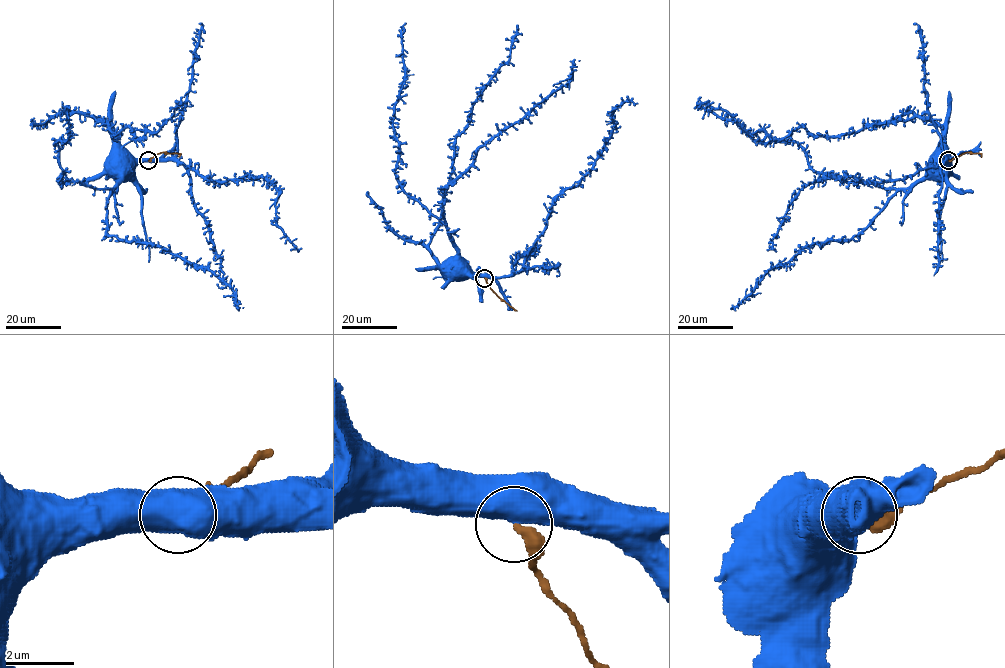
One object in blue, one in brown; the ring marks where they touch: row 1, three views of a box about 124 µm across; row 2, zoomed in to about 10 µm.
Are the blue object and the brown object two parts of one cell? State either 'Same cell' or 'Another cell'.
Another cell

